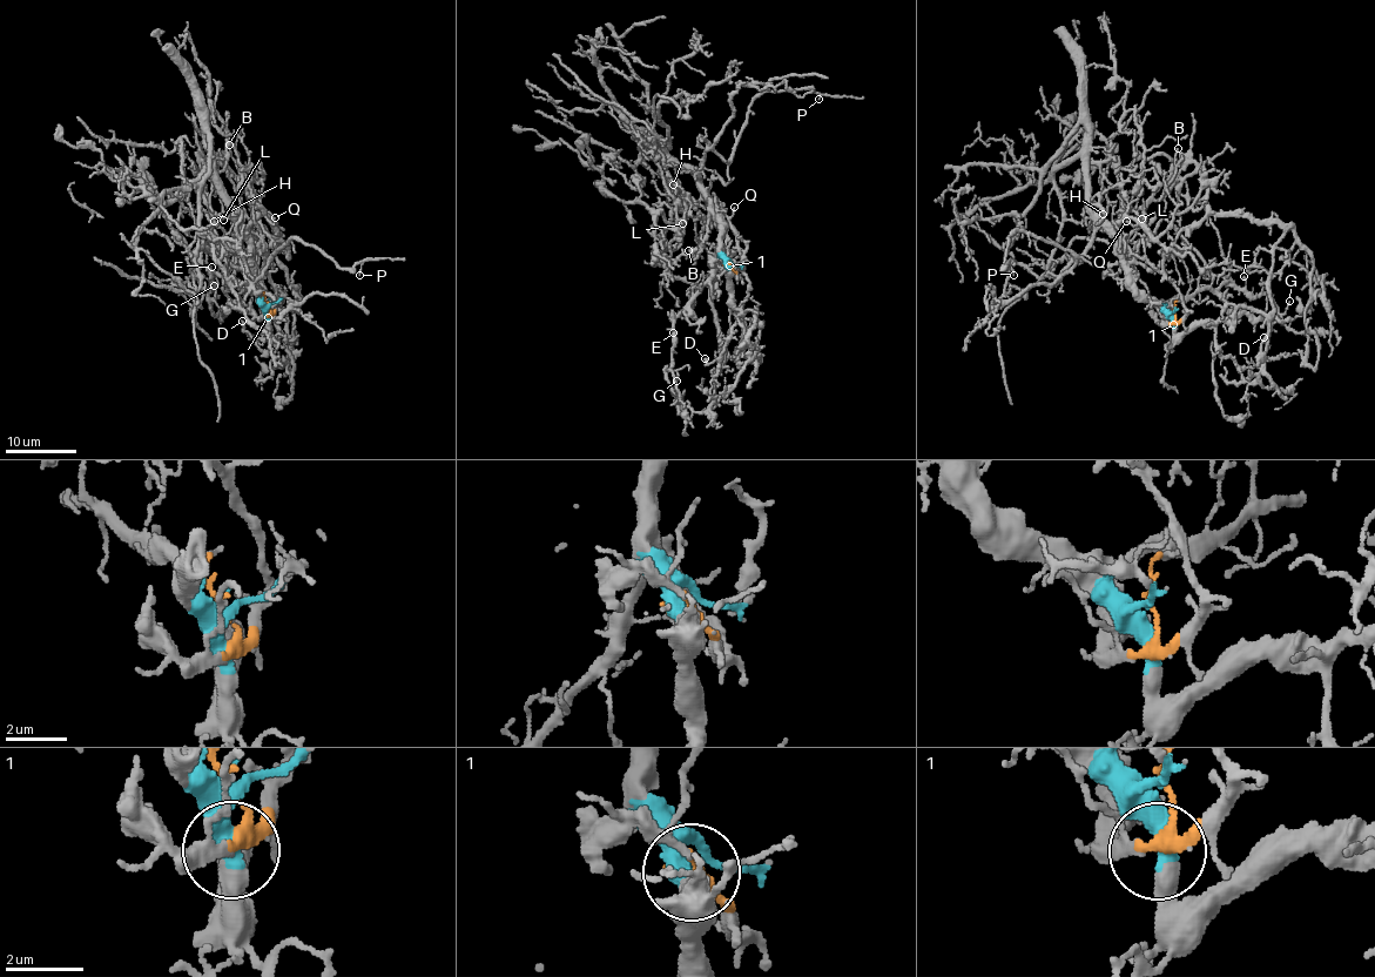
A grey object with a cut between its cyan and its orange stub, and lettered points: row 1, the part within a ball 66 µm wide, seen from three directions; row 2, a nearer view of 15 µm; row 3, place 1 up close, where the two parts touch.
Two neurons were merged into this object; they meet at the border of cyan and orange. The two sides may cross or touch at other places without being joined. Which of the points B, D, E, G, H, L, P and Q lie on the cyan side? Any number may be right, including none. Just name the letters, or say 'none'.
B, D, E, G, H, L, P, Q

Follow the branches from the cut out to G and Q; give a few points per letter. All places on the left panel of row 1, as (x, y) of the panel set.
G: (268, 303), (253, 291), (214, 274), (209, 296), (215, 300), (215, 285)
Q: (268, 303), (261, 301), (248, 229), (258, 215), (271, 222), (275, 217)

